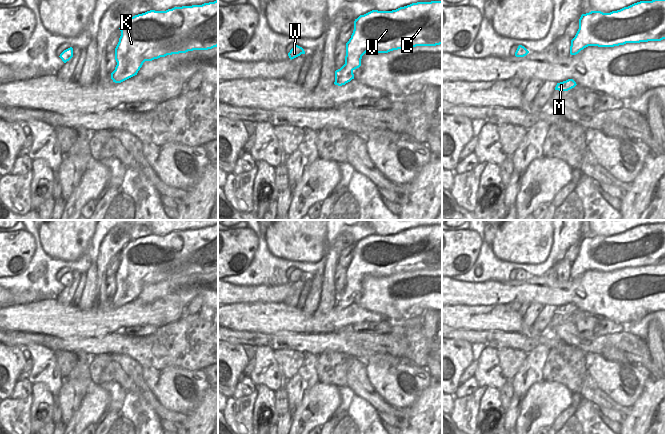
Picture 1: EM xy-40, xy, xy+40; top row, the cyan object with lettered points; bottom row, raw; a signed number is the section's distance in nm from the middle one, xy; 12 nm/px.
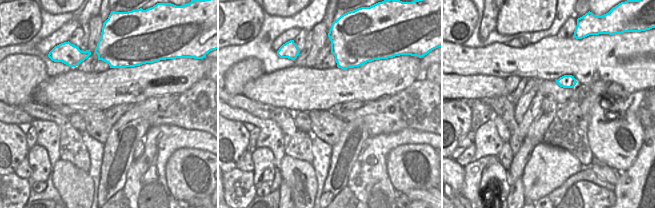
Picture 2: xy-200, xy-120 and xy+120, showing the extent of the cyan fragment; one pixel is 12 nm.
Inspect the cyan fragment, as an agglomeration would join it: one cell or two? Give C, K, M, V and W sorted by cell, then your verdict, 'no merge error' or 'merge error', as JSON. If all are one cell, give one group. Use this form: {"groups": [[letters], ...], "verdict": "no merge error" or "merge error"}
{"groups": [["C", "K", "M", "V", "W"]], "verdict": "no merge error"}

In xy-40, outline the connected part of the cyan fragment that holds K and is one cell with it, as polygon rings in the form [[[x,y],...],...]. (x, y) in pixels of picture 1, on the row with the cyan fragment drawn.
[[[218,0],[202,5],[174,7],[166,11],[150,10],[130,17],[119,29],[121,36],[115,48],[117,65],[111,73],[111,79],[115,83],[121,83],[137,75],[145,61],[217,47]]]

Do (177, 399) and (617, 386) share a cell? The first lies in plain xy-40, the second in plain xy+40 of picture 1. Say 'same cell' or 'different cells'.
same cell

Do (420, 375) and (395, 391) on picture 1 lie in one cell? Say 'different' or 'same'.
same

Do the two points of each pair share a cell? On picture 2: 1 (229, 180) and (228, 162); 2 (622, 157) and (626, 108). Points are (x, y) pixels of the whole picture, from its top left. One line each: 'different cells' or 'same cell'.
1: different cells
2: same cell

